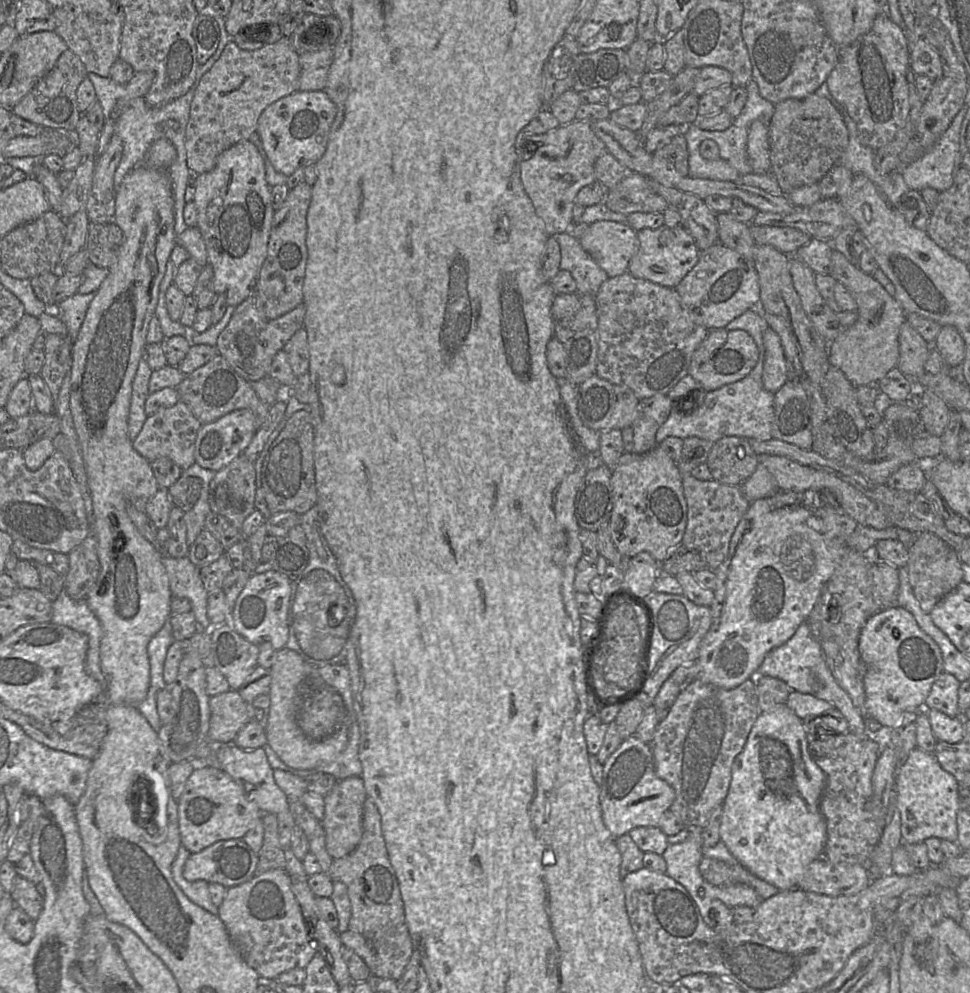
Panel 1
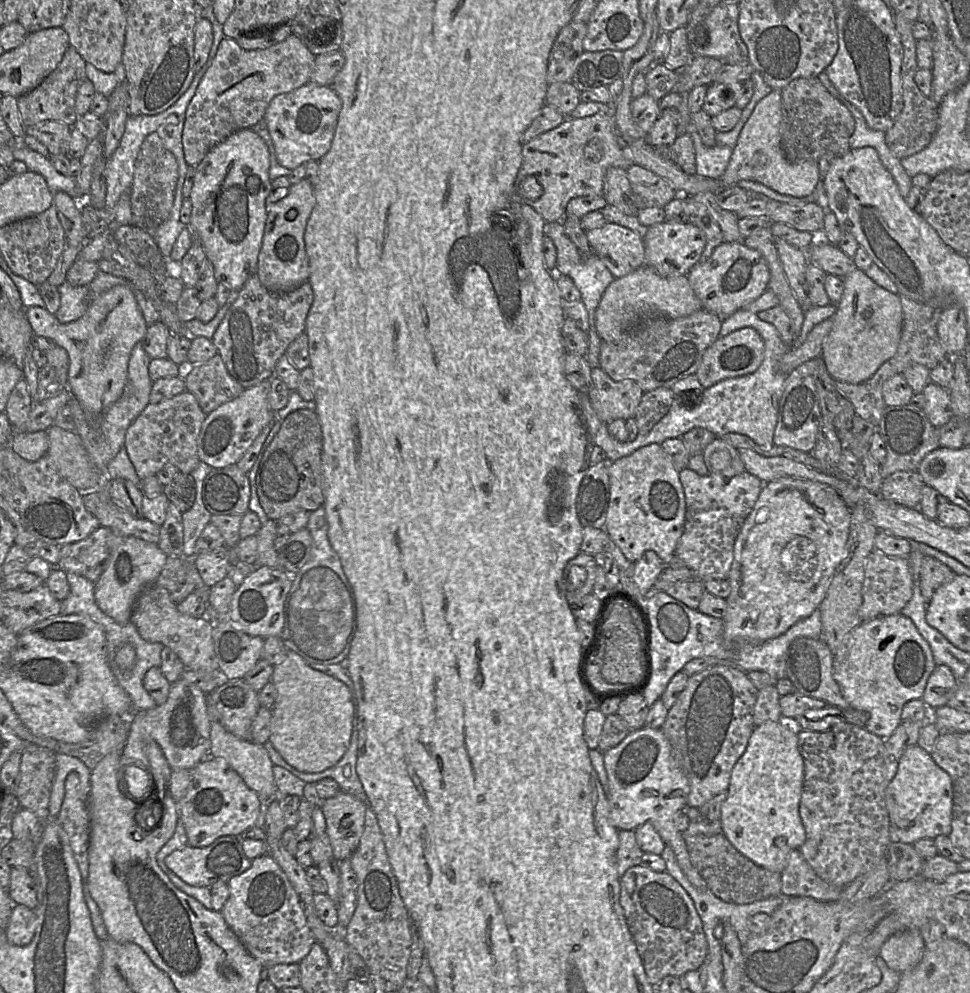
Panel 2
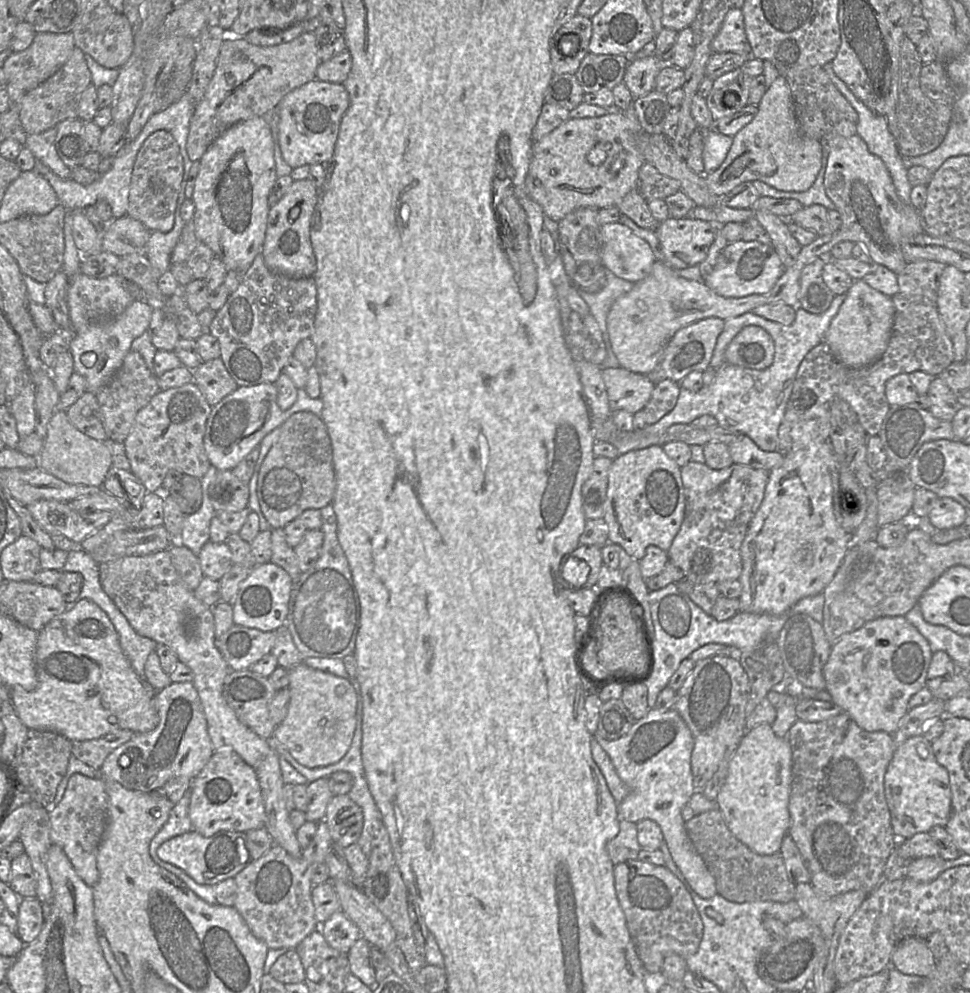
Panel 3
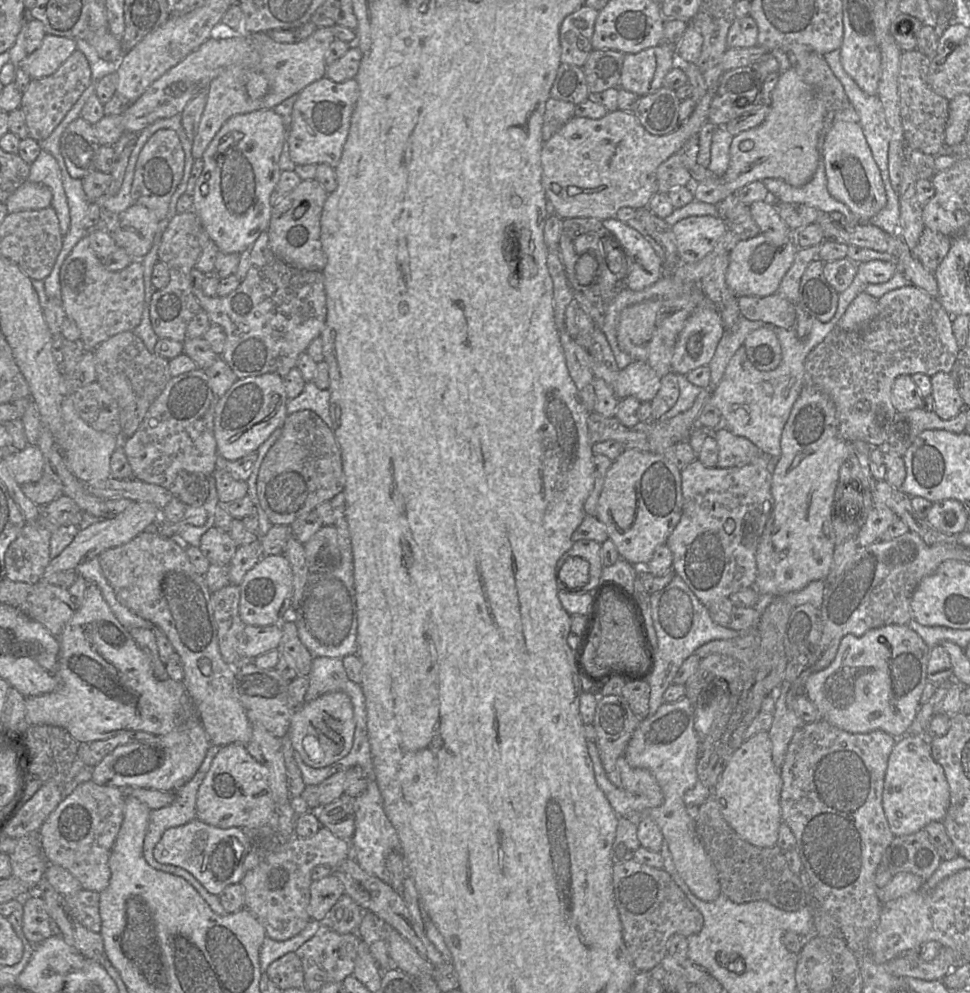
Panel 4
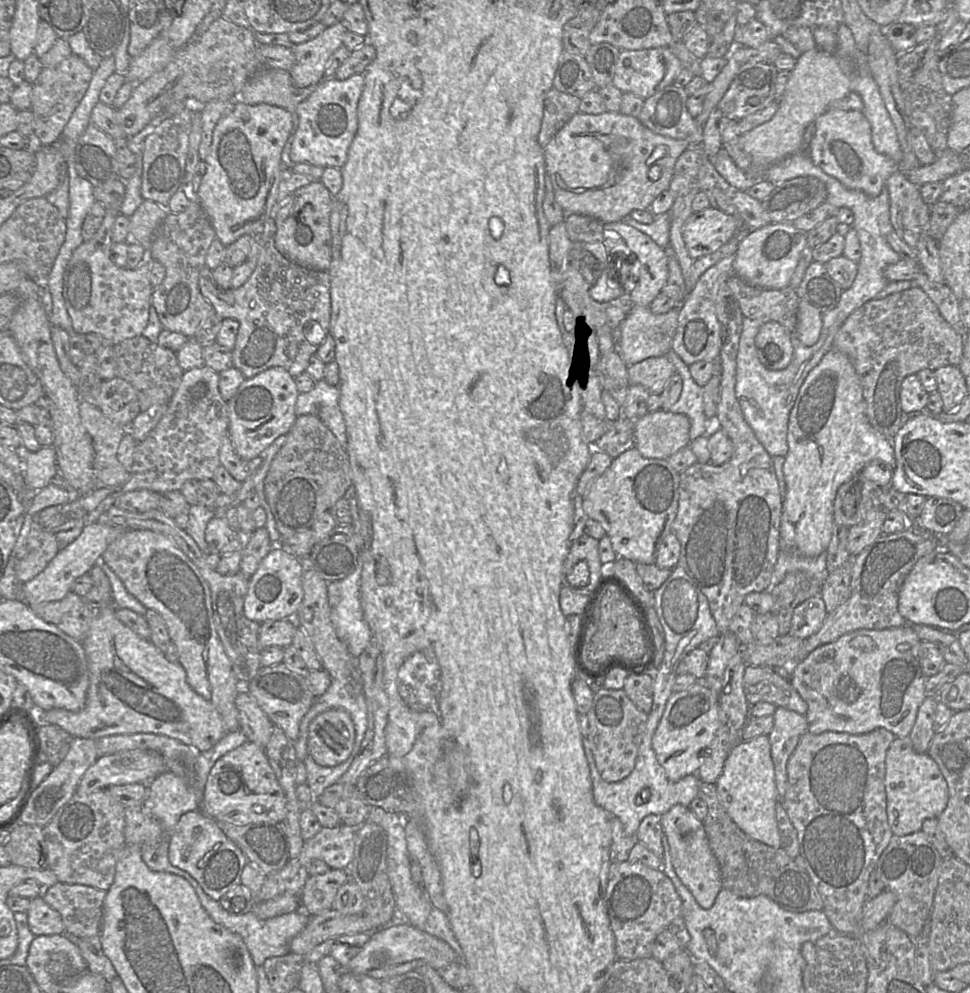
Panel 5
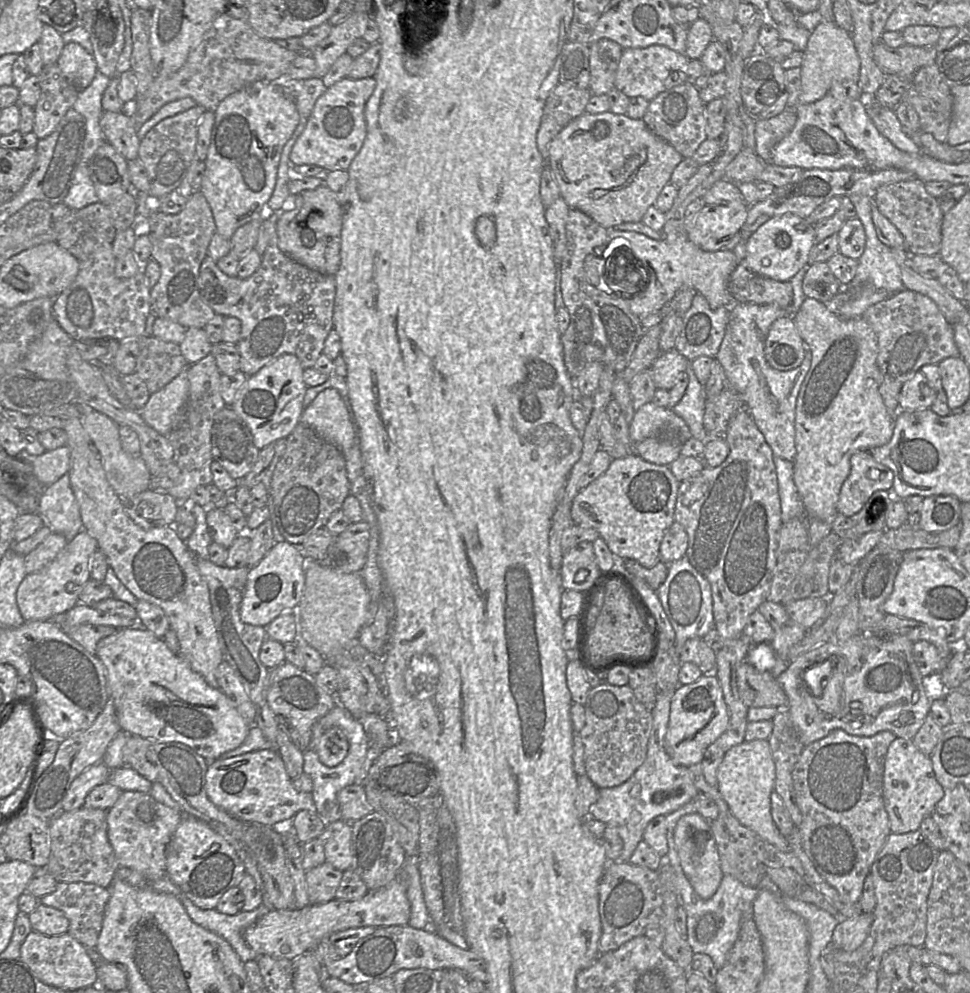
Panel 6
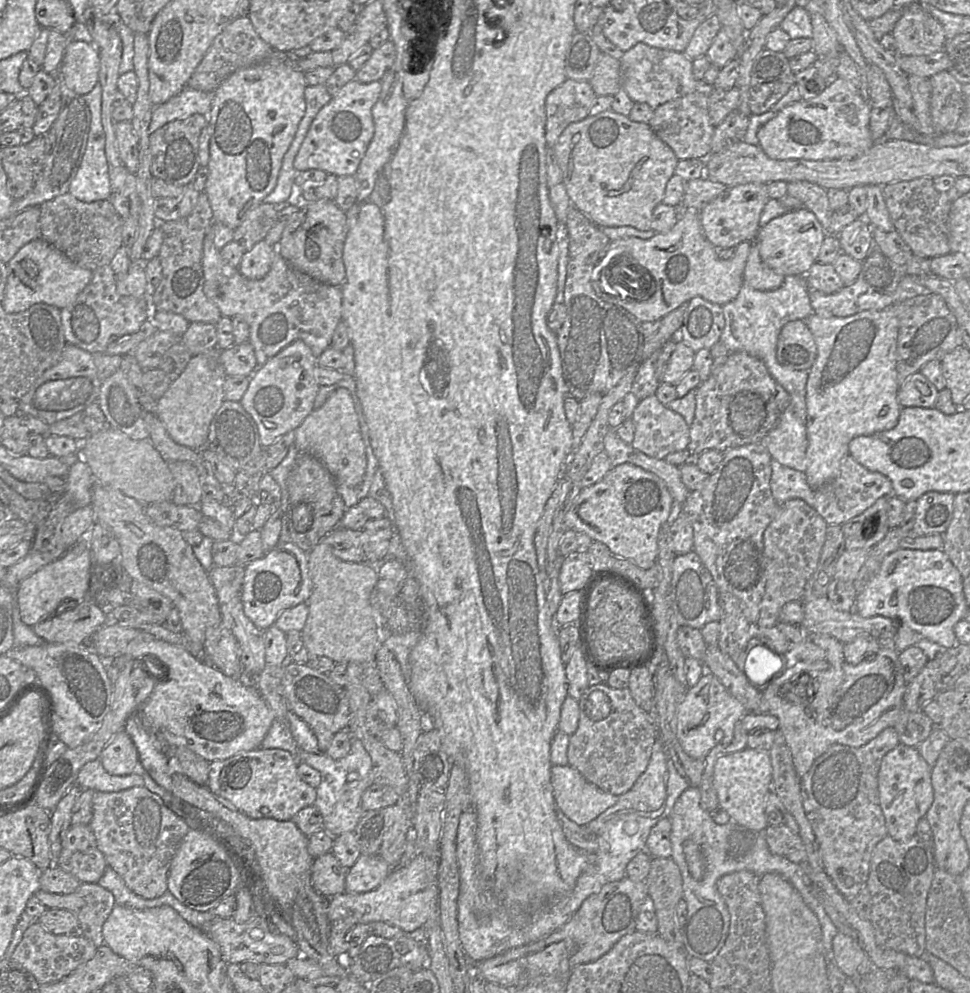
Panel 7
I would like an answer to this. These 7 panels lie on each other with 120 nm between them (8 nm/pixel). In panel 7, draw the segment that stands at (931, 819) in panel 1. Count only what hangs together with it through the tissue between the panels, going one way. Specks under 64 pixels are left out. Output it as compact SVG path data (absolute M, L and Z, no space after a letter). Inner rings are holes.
M899 743L883 757L878 772L878 793L880 806L886 821L887 834L899 842L910 840L916 834L918 821L926 816L934 800L932 767L923 759L917 747Z

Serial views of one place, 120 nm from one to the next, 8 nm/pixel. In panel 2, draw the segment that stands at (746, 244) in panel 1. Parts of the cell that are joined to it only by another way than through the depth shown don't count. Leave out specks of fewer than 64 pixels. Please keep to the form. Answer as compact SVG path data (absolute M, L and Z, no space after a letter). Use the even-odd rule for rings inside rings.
M702 192L687 196L706 206L708 212L721 229L724 242L743 242L744 238L738 228L739 218L734 212L721 208L716 201L714 193Z

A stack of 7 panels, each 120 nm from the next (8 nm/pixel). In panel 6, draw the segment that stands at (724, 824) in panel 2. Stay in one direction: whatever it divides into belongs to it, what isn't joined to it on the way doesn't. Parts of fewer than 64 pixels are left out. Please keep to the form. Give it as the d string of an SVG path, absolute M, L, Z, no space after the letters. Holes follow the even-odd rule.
M743 741L729 749L717 770L717 785L720 794L734 817L746 828L782 852L791 852L787 839L780 833L771 816L770 796L775 786L775 764L769 741Z

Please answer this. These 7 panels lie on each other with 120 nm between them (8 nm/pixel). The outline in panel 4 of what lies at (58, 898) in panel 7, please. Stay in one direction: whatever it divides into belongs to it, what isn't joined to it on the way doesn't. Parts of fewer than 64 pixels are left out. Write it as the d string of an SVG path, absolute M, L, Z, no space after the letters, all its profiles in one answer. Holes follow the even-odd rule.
M82 889L76 893L66 895L64 897L72 917L74 917L88 930L95 933L100 932L100 893Z

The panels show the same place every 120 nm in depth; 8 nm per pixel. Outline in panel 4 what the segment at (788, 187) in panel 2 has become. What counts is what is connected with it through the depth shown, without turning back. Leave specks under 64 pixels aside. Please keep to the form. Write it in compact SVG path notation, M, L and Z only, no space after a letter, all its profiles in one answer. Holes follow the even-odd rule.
M791 66L780 74L772 90L769 112L764 121L733 136L727 171L722 176L696 183L693 186L694 199L716 204L743 186L766 178L780 179L795 187L807 184L818 166L817 139L824 126L825 115L826 106L821 95L804 82ZM744 140L751 140L754 144L747 152L739 147Z

